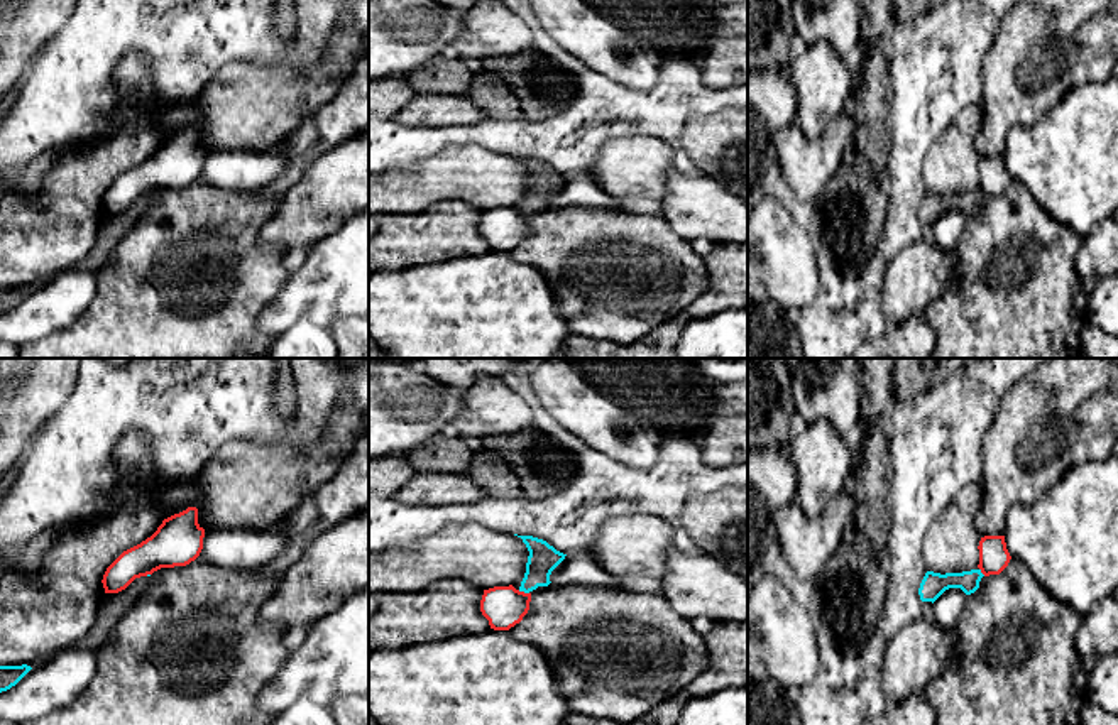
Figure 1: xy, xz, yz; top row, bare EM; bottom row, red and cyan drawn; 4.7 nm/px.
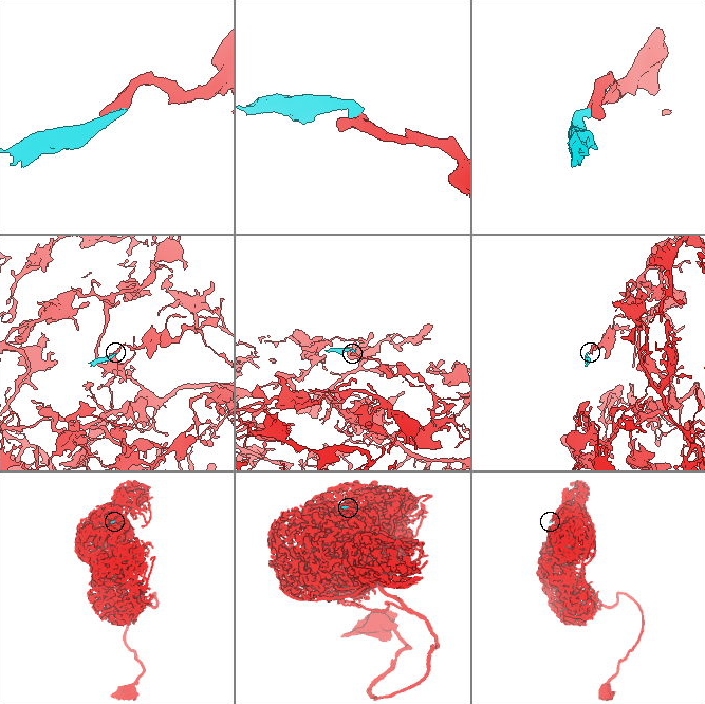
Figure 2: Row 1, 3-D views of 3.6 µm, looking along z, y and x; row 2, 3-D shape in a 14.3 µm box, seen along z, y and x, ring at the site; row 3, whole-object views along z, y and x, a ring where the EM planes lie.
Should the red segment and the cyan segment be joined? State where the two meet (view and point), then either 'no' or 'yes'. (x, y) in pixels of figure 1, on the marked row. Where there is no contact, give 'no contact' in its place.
xz (523, 592) | no

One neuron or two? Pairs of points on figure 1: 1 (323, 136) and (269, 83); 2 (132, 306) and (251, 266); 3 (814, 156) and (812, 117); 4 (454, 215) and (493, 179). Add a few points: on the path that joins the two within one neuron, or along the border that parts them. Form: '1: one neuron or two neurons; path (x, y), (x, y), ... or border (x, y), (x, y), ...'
1: two neurons; border (335, 92), (278, 146)
2: one neuron; path (166, 316), (200, 321), (220, 315), (232, 299)
3: two neurons; border (841, 110), (817, 137), (807, 137), (795, 120)
4: two neurons; border (427, 207), (437, 201), (465, 201), (482, 212)

